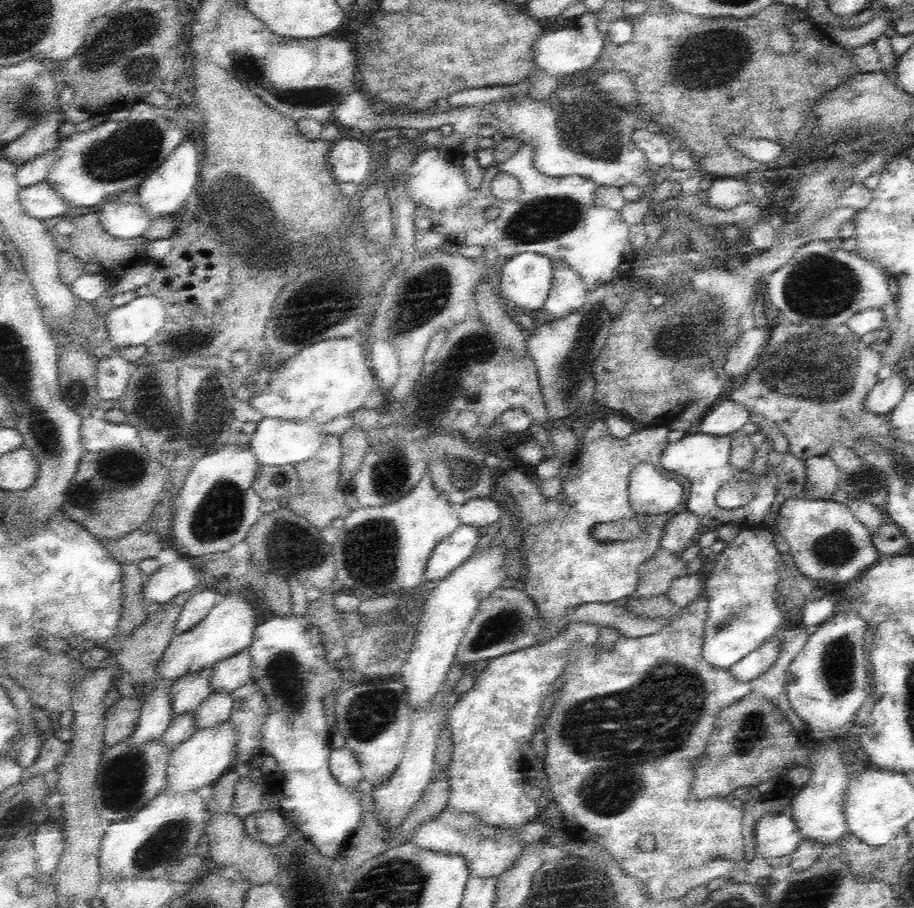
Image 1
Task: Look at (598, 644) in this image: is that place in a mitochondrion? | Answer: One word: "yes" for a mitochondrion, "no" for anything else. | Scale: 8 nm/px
no

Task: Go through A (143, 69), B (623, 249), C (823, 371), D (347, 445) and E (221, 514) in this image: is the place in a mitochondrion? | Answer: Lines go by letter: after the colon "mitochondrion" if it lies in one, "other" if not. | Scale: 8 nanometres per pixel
A: mitochondrion
B: other
C: mitochondrion
D: other
E: mitochondrion

